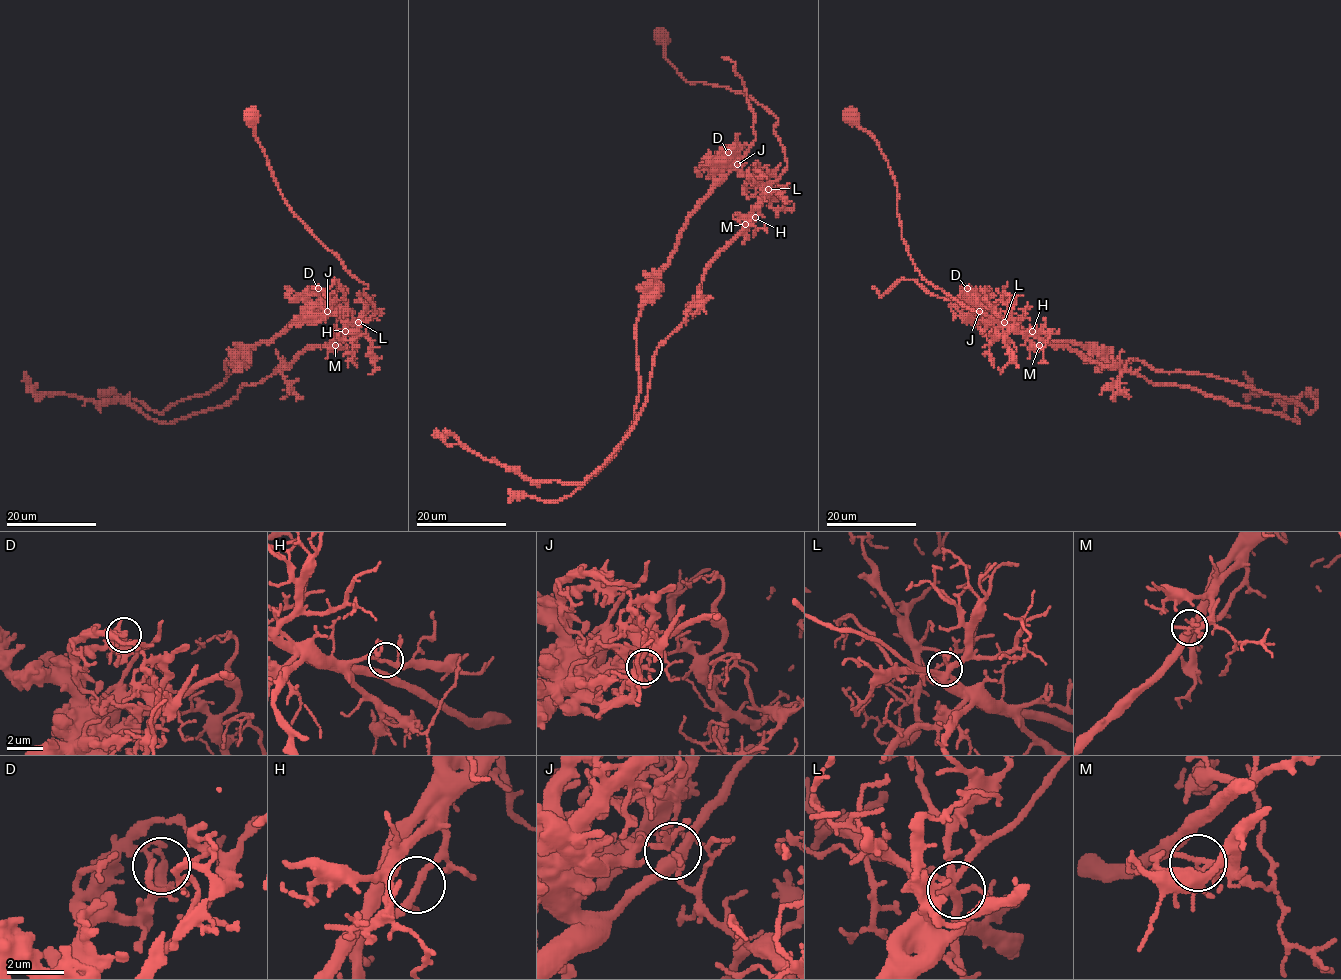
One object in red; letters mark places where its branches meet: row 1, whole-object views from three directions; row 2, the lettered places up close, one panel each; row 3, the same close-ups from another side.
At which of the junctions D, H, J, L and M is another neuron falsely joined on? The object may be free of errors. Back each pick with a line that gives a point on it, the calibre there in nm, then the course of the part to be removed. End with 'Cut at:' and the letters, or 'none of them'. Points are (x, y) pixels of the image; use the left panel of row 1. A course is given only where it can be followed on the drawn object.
J: at (327, 311); 170 nm thick; foreign part runs (327, 312), (337, 307), (354, 326), (245, 384), (225, 405), (173, 422), (127, 403), (32, 393), (26, 371)
Cut at: J

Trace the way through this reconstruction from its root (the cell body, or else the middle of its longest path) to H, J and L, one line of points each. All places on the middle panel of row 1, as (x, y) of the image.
H: (757, 202), (759, 213), (755, 217)
J: (757, 202), (764, 189), (749, 180), (737, 165)
L: (757, 202), (768, 189)

